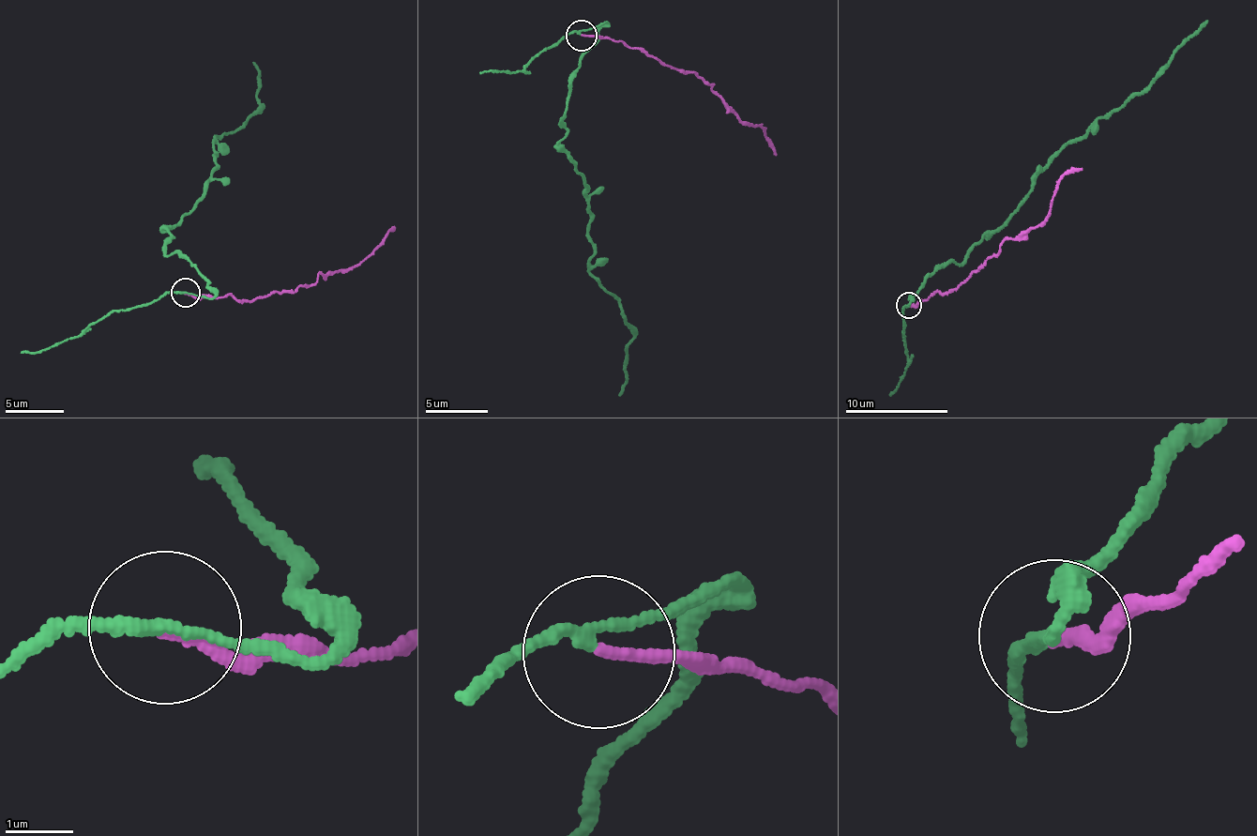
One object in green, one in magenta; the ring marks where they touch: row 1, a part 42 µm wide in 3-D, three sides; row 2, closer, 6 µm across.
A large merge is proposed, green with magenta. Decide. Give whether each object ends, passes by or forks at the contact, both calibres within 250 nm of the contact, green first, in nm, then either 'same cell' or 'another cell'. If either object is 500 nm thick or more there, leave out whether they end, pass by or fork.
green passes by; magenta ends there; 160 nm thick on the green side, 190 nm on the other; another cell

